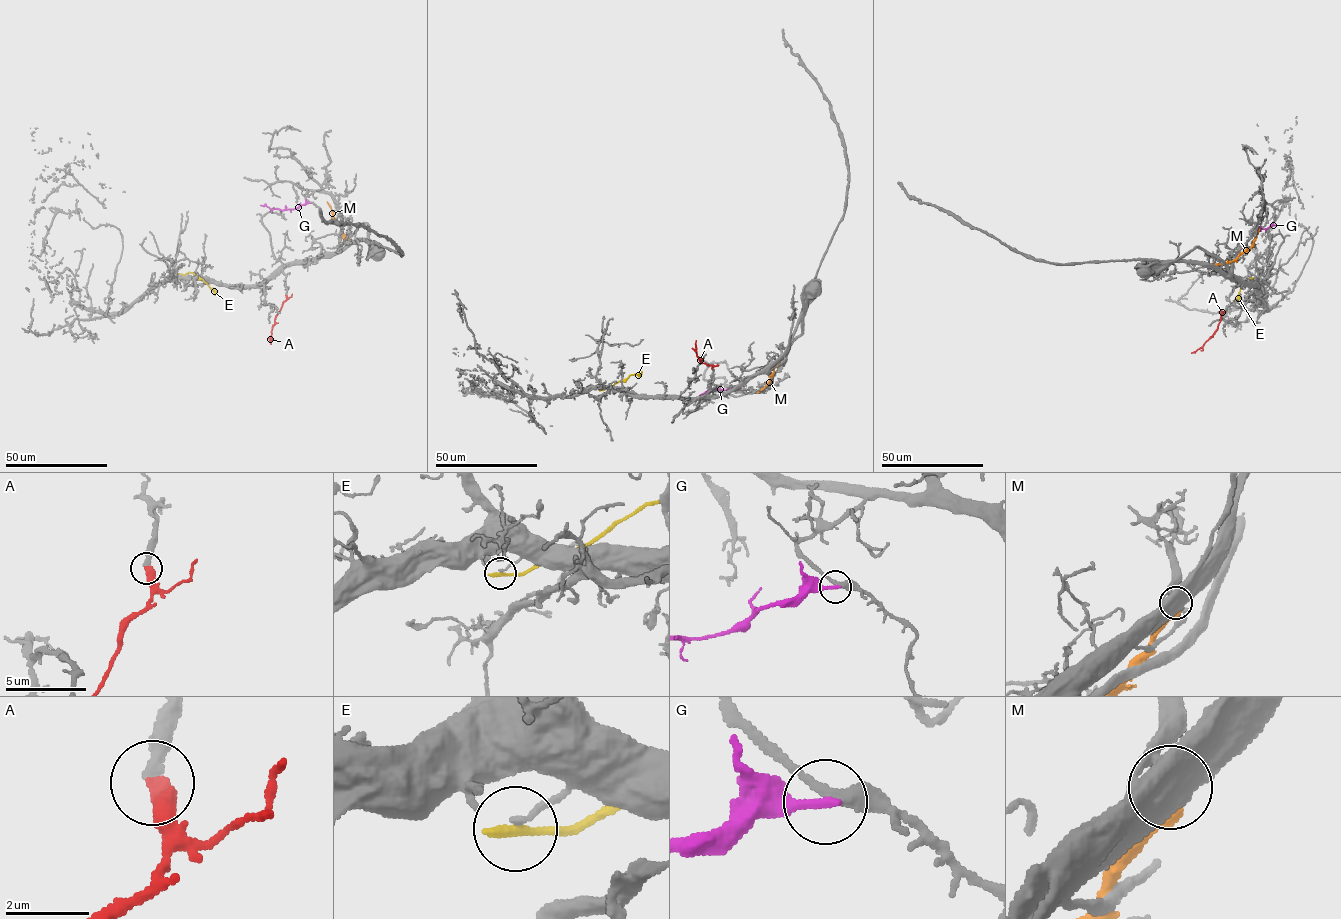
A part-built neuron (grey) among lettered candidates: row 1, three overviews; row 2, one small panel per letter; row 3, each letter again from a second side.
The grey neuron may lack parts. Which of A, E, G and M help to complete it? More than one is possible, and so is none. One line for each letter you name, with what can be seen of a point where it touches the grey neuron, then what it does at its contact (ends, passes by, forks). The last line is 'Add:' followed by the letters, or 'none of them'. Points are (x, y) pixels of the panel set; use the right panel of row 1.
A: (1225, 311) | it ends
Add: A

